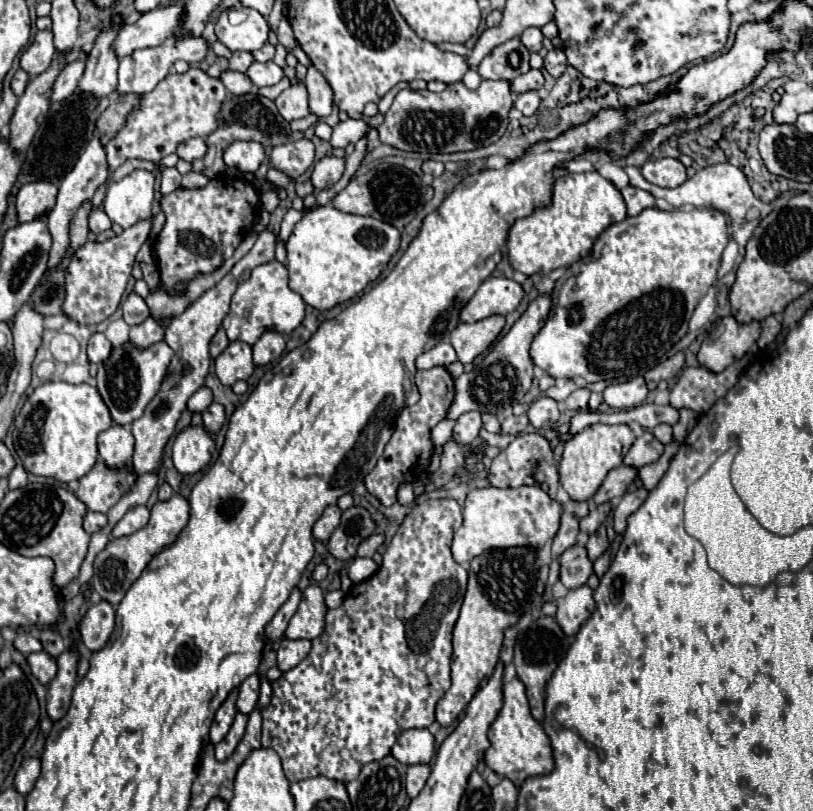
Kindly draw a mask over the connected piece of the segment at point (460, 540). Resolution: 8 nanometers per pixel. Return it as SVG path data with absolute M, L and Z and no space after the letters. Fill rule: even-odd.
M537 486L521 488L483 488L469 492L463 506L463 526L453 536L453 558L455 562L467 566L475 556L481 556L485 550L495 548L515 548L527 546L539 550L547 544L559 530L561 504L551 500L547 492Z

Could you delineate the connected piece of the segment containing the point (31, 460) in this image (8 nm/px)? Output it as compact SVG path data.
M45 382L27 396L23 408L15 416L15 430L13 430L13 446L17 456L21 458L27 472L35 476L49 476L59 482L71 482L85 476L97 462L97 436L99 432L111 426L111 416L103 398L99 396L97 388L91 384L67 384L67 382Z

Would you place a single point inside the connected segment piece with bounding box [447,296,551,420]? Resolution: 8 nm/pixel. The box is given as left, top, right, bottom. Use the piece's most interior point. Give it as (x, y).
(502, 379)

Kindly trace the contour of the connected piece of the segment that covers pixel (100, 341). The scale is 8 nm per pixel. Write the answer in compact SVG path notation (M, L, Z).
M95 332L89 338L87 354L89 354L89 362L103 362L103 360L107 360L107 356L111 354L111 342L105 338L105 334Z

